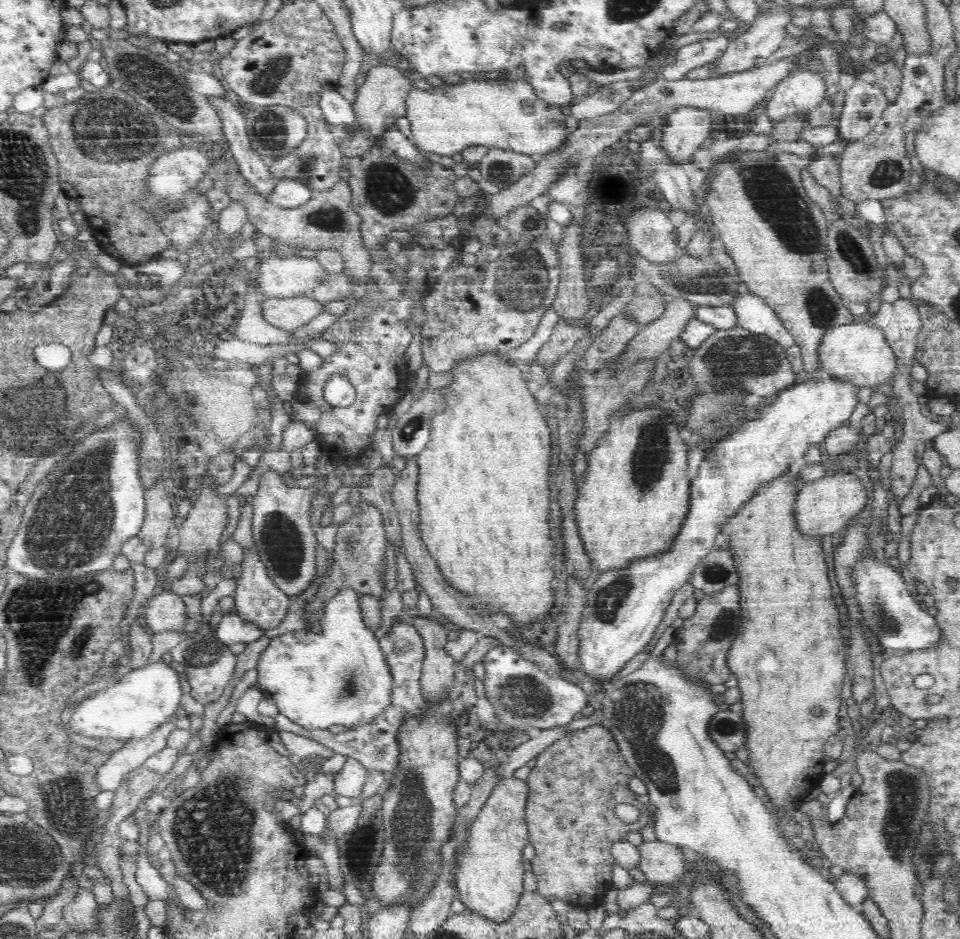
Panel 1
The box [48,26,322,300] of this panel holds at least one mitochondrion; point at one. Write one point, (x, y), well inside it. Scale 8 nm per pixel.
(107, 128)

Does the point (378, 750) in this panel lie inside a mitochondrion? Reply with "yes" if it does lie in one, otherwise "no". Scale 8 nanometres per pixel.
yes

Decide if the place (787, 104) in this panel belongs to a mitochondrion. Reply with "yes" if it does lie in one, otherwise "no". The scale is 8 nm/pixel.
no

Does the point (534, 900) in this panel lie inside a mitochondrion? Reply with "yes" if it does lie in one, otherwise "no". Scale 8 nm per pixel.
no

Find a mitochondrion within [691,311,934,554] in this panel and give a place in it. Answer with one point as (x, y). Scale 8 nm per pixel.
(753, 358)

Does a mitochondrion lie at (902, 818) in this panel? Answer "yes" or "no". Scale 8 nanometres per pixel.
yes

